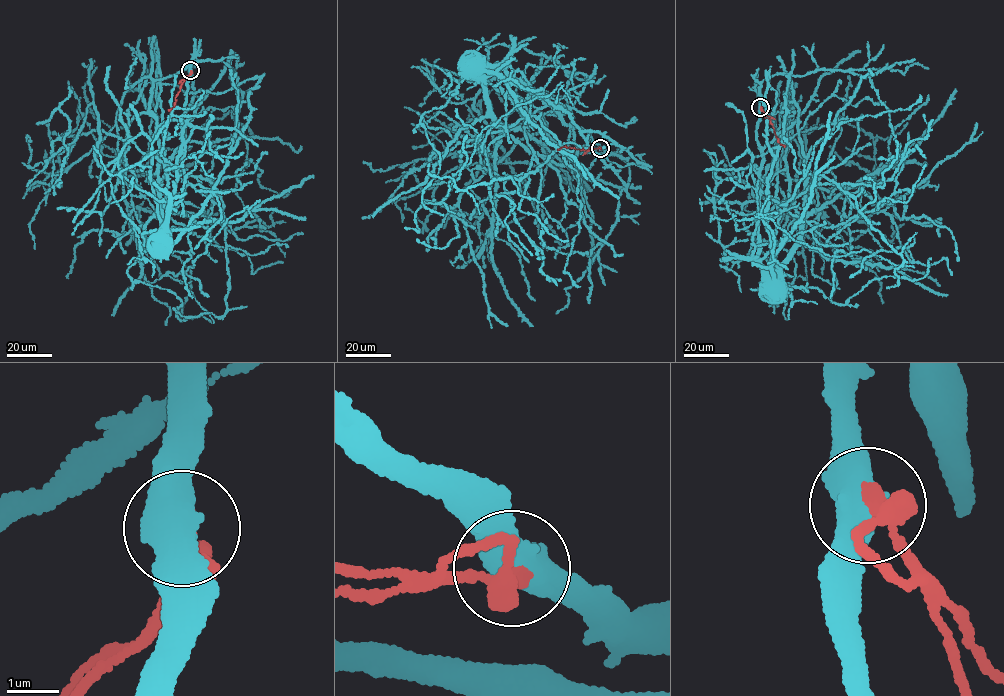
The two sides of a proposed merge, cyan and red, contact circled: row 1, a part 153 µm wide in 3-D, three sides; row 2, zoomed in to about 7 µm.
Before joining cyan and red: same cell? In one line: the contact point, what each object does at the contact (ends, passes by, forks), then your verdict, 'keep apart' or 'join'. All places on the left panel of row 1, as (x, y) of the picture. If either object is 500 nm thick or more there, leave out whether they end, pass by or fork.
at (190, 70); keep apart

